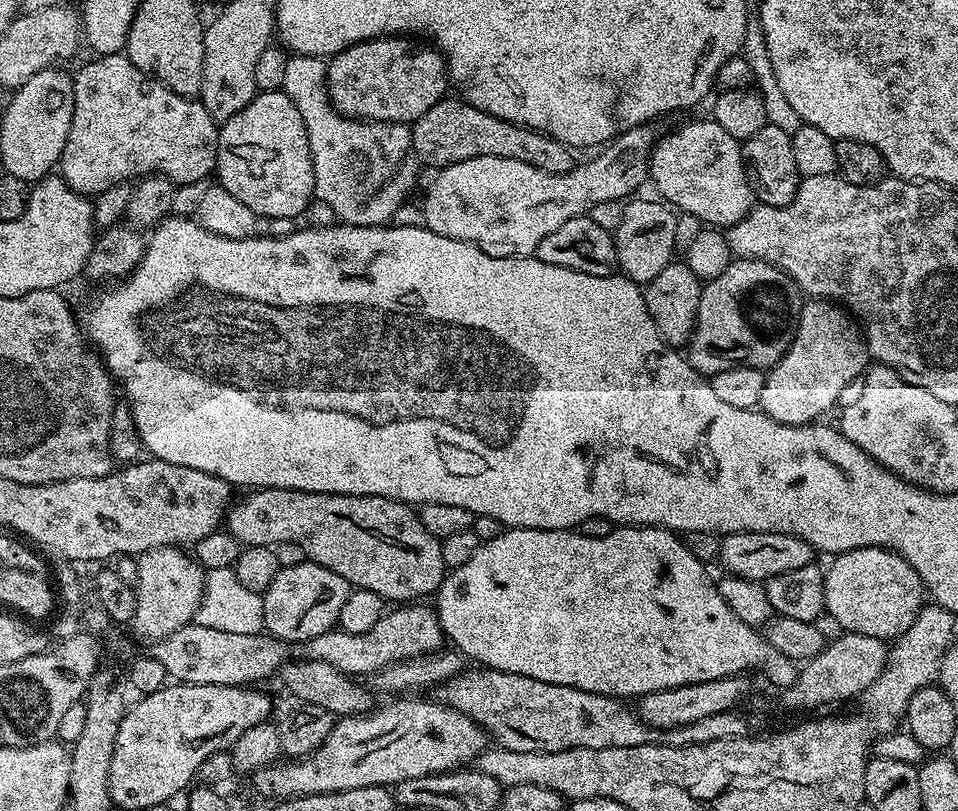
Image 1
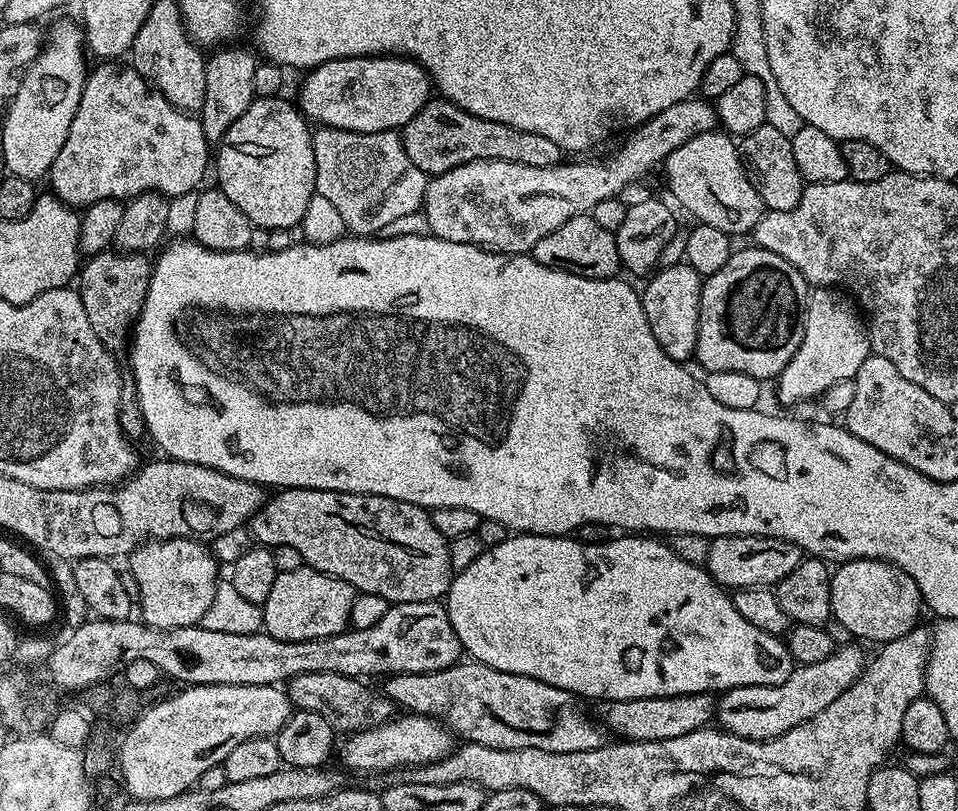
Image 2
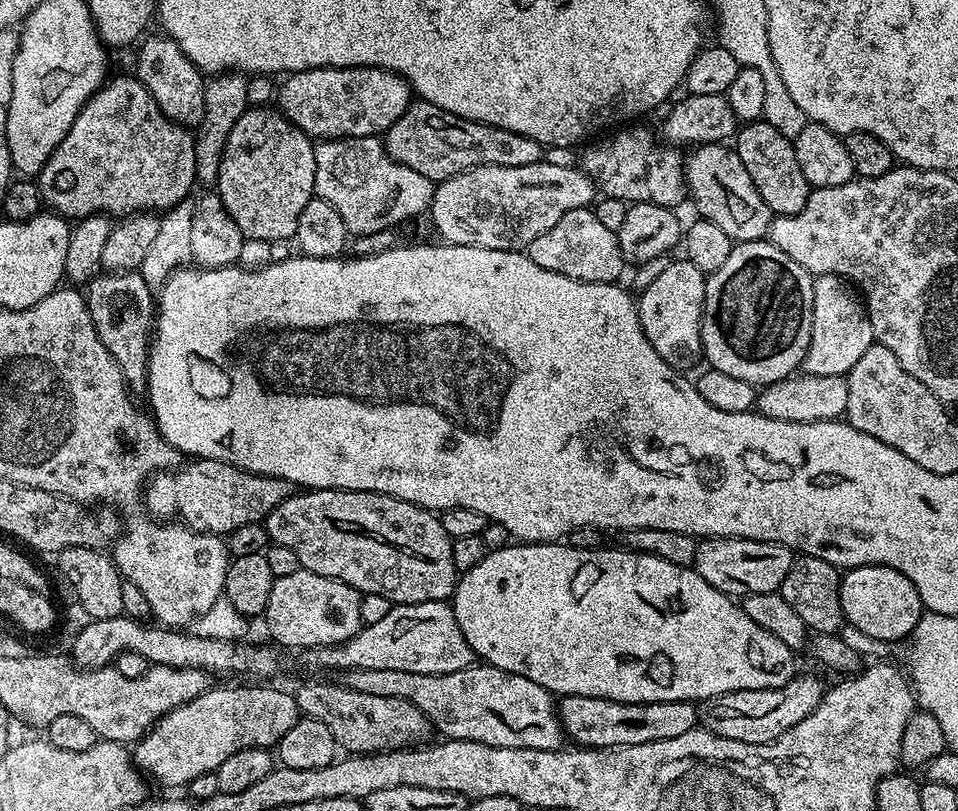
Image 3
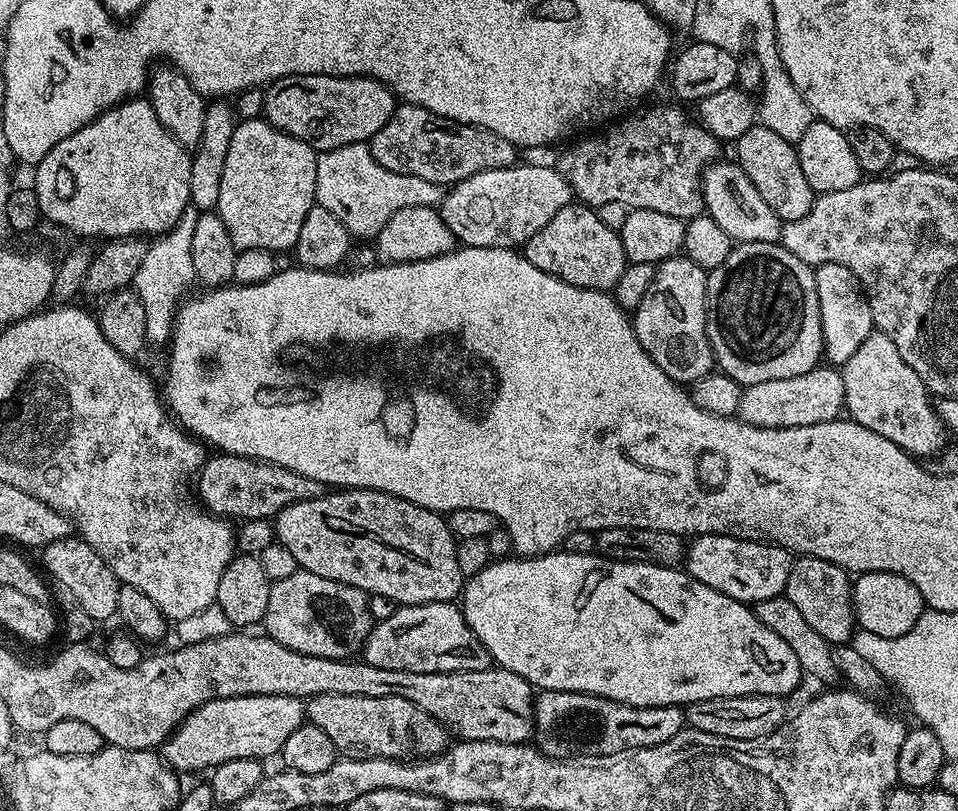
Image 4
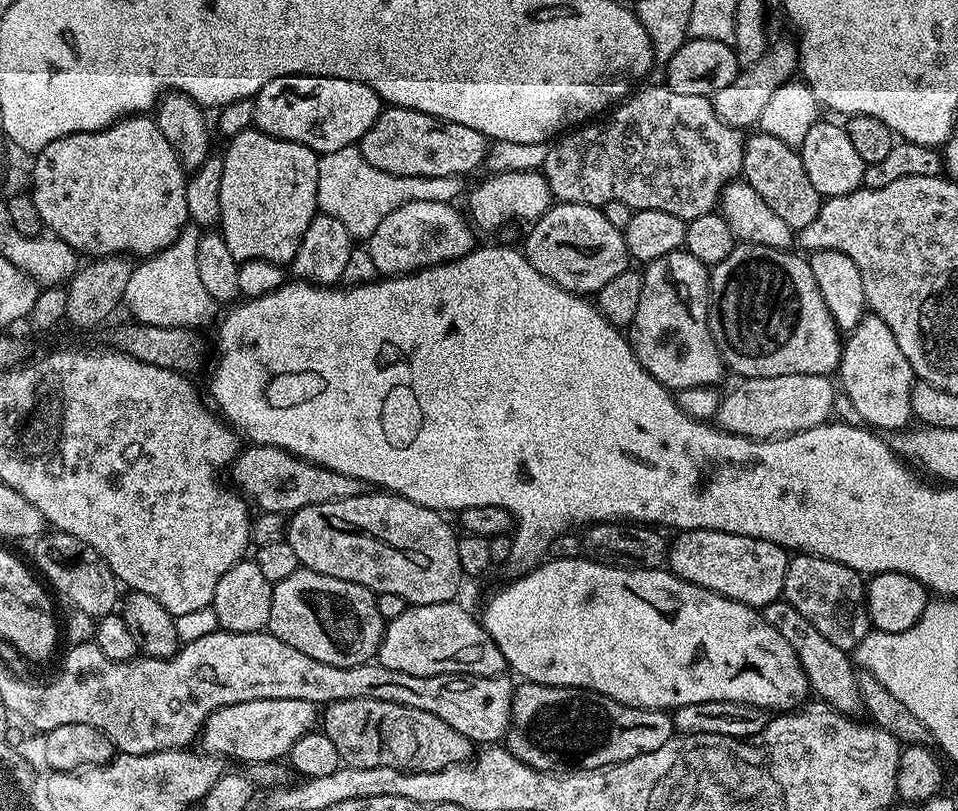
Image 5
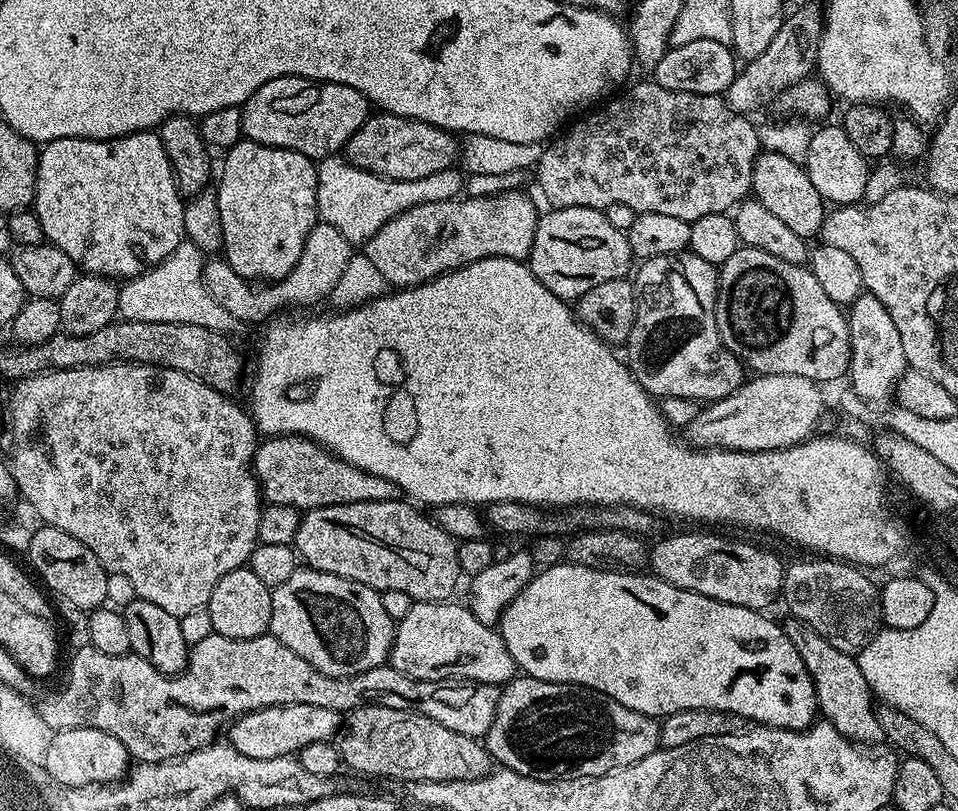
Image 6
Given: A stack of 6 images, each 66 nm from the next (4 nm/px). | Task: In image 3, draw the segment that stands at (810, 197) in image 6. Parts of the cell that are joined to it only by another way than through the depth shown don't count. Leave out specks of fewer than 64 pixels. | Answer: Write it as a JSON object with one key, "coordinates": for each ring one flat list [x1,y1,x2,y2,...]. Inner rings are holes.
{"coordinates":[[763,120,749,121,737,131,734,147,773,215,793,216,802,210,812,187,799,169,795,143,789,137]]}

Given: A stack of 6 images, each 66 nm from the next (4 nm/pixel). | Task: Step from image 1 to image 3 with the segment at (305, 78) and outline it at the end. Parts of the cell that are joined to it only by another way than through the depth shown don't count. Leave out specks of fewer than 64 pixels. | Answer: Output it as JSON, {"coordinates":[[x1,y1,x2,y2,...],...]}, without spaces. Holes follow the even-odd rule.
{"coordinates":[[380,136,346,137,344,140,322,140,315,145,315,195,338,212,352,236,378,234,378,230,395,229,403,220,412,220,429,211,436,184,422,178,418,170,402,166,390,158]]}

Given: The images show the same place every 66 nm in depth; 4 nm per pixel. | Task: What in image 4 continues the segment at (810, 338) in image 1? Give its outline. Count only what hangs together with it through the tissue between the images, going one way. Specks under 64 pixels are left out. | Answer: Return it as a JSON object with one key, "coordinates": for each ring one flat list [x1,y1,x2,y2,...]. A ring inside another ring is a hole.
{"coordinates":[[838,262,815,265,814,286,818,290,824,356,829,365,843,366,874,330,870,302,864,297,864,287,858,282,854,270]]}

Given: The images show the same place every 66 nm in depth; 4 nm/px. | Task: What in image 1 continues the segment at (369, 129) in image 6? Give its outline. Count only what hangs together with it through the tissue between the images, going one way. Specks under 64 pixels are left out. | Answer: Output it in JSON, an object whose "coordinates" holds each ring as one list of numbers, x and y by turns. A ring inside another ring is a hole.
{"coordinates":[[463,98,439,100,411,125,411,129,412,149,416,152,417,161,421,165,429,164,432,170,445,168,454,162,466,162,466,158,487,156,514,158,550,174,566,174,574,166,574,152,568,145,547,136,545,132,535,132,523,124,486,114]]}

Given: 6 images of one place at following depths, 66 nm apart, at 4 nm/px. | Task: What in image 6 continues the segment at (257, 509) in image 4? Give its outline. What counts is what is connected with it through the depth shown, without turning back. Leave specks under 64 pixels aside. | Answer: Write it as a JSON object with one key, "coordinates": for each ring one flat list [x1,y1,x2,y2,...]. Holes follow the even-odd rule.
{"coordinates":[[270,436,261,439,257,443,251,469,256,473,256,480,260,483,260,495,267,503,294,506,301,510,338,506,350,502,386,502,395,500,398,496,394,482,386,478,378,478,366,470,358,470,358,466,350,466,350,462,339,460,324,445,315,444,305,436]]}

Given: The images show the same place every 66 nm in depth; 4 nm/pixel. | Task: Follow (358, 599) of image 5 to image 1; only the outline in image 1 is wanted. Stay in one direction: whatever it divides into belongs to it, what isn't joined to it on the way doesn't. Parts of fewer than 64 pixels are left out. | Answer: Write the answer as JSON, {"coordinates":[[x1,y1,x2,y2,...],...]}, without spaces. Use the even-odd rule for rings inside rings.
{"coordinates":[[305,562,298,566,281,568,280,573,270,582,262,594,264,598,264,632,280,640,299,642,318,638,318,634,333,631,338,625,338,614,346,602,350,586,346,578,318,566]]}

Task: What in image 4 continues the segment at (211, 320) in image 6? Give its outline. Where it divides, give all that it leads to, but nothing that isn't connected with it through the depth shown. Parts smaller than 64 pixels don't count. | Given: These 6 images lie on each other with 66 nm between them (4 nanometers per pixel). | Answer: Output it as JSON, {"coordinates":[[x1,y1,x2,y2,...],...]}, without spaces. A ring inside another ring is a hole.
{"coordinates":[[189,204,182,218,166,233,161,233,153,243,147,245,142,263,132,283,132,290,142,302,146,315,146,342,149,345,164,345,171,339,175,316,180,301,188,294,190,286,195,285,196,274,192,264,192,239,196,229,199,209]]}

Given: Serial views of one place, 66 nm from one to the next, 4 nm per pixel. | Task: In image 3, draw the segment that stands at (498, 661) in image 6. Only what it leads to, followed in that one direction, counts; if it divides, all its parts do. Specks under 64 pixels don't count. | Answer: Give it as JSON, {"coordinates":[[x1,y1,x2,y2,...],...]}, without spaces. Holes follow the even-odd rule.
{"coordinates":[[442,600,395,605,390,610,390,614,382,618,382,622,374,622,361,627,360,632,354,638,341,644,306,648,299,653,299,656,306,667,321,668,324,672,330,672,334,668,340,668,339,670,361,668,362,670,406,670,414,674,450,674,454,670,473,667,474,664,472,647,454,618,452,605]]}

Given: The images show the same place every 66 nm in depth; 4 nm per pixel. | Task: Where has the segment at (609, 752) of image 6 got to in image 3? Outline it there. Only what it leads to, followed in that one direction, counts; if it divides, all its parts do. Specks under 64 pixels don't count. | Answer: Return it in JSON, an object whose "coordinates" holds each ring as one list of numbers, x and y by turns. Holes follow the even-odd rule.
{"coordinates":[[562,696,558,700,558,715,565,733,571,739,573,736,577,745,585,748,621,748,622,746,638,746,642,742,658,742,662,738,678,738,678,734,686,734,698,724,698,708,690,700,654,702,653,704,623,704,606,698]]}

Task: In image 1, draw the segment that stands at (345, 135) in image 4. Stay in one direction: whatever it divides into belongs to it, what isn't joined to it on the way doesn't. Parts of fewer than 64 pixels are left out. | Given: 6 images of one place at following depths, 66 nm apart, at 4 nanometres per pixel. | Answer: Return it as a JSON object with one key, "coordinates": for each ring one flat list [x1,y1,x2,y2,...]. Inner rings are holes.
{"coordinates":[[403,35,363,40,327,61,328,98,332,107,354,120,381,120,413,125,430,106,445,99,450,77,443,56,427,43,415,44]]}

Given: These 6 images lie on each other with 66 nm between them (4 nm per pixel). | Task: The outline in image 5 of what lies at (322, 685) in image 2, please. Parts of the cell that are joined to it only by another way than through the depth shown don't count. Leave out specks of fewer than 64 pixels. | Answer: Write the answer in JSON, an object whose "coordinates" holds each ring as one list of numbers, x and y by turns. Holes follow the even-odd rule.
{"coordinates":[[369,696,327,705,322,712,322,730,350,768,390,766,403,772,429,772,462,764,474,755,472,740,466,734,458,734,442,718,398,702,378,702]]}

